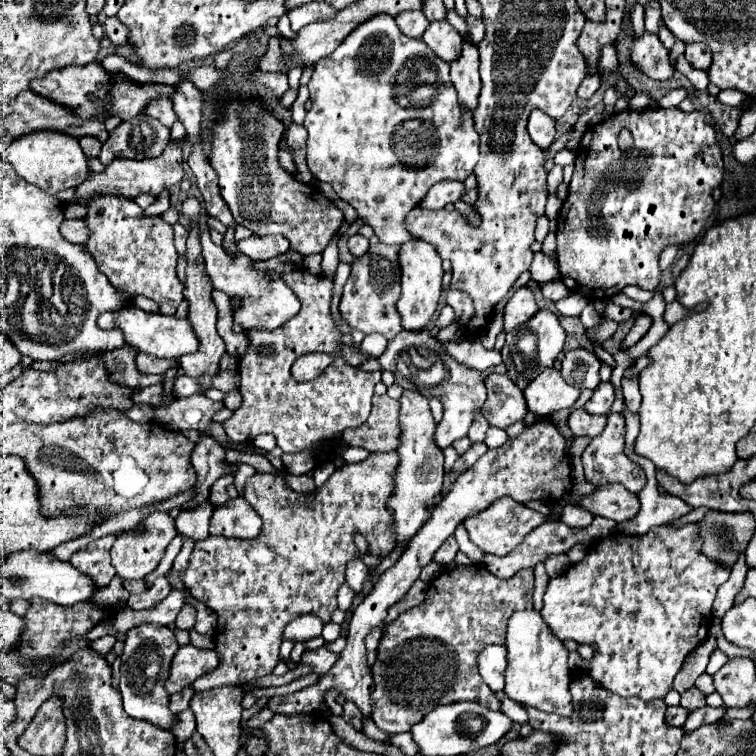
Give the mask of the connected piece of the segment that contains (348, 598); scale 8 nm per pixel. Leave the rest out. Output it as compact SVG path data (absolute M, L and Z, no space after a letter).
M344 584L344 586L340 588L340 592L338 592L338 610L346 612L348 606L350 606L350 602L352 602L352 598L354 598L352 588L350 588L348 584Z

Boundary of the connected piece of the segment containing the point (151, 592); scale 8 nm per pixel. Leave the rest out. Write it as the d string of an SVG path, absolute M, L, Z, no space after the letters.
M160 576L152 582L152 586L138 596L138 600L135 600L135 595L131 595L127 601L127 605L133 610L144 610L156 606L158 602L162 602L168 594L170 594L172 586L168 584L168 578L166 576Z

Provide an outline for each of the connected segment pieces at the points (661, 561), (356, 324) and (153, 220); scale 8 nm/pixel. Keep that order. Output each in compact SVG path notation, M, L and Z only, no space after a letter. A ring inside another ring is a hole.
M698 524L680 528L658 526L642 536L614 532L612 536L596 540L582 562L572 564L564 574L550 580L540 614L552 634L560 640L574 640L594 648L588 674L596 686L624 698L664 698L672 690L674 676L680 672L684 658L706 638L716 590L728 576L730 570L720 568L700 554Z
M376 244L370 246L366 254L352 262L350 278L344 284L344 294L340 300L342 318L362 334L380 332L392 340L400 328L400 316L396 316L396 300L400 298L400 264L398 264L400 246Z
M96 196L88 202L84 220L90 230L84 246L110 284L124 292L128 300L142 294L158 302L162 314L174 314L184 296L176 276L178 254L174 248L172 226L160 216L146 216L134 200L122 196Z

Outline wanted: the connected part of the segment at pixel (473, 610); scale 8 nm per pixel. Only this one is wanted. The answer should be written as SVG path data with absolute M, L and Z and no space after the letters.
M458 566L452 572L442 572L428 588L428 596L422 604L400 614L388 628L378 646L378 658L372 666L376 690L374 690L374 722L380 730L390 734L410 732L432 708L440 704L452 704L456 700L472 700L488 706L492 690L478 674L478 654L490 644L504 644L506 622L516 610L532 610L534 570L520 570L508 580L492 576L484 566Z

